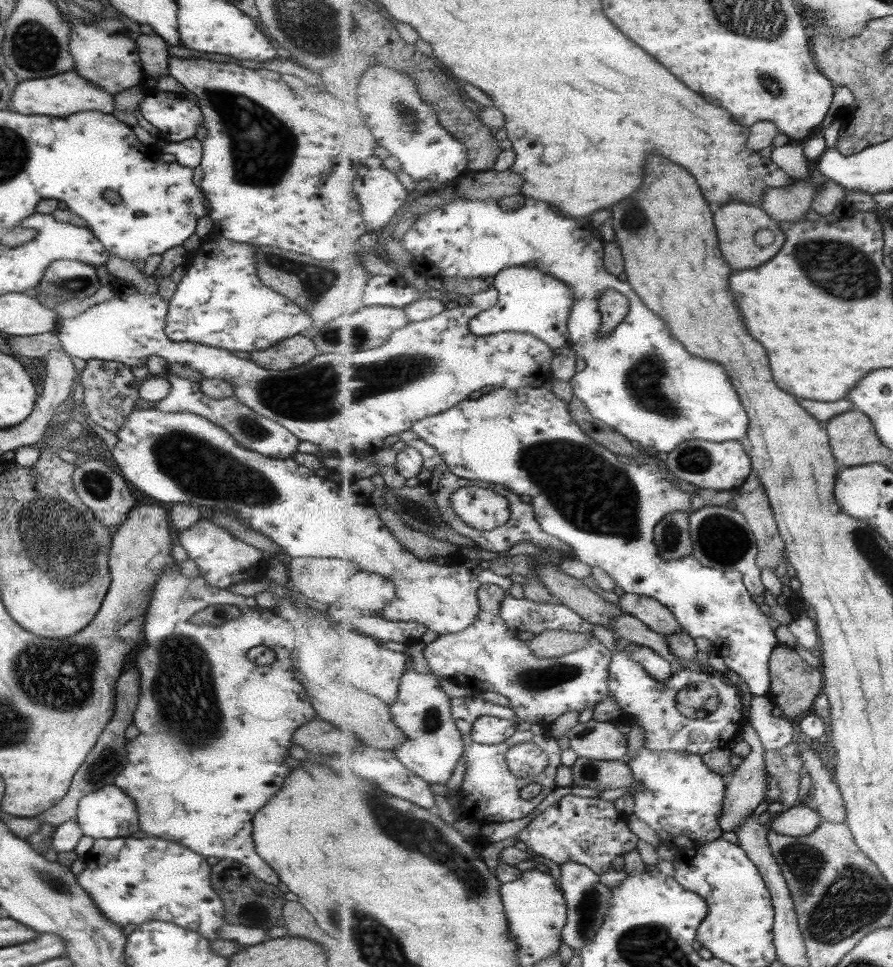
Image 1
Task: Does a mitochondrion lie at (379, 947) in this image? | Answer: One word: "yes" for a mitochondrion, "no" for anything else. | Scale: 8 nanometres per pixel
yes

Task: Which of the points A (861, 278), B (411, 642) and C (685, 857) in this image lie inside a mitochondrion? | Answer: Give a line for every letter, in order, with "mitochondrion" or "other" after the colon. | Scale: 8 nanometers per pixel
A: mitochondrion
B: other
C: other

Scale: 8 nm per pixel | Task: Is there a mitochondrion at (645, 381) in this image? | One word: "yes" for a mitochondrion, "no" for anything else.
yes

